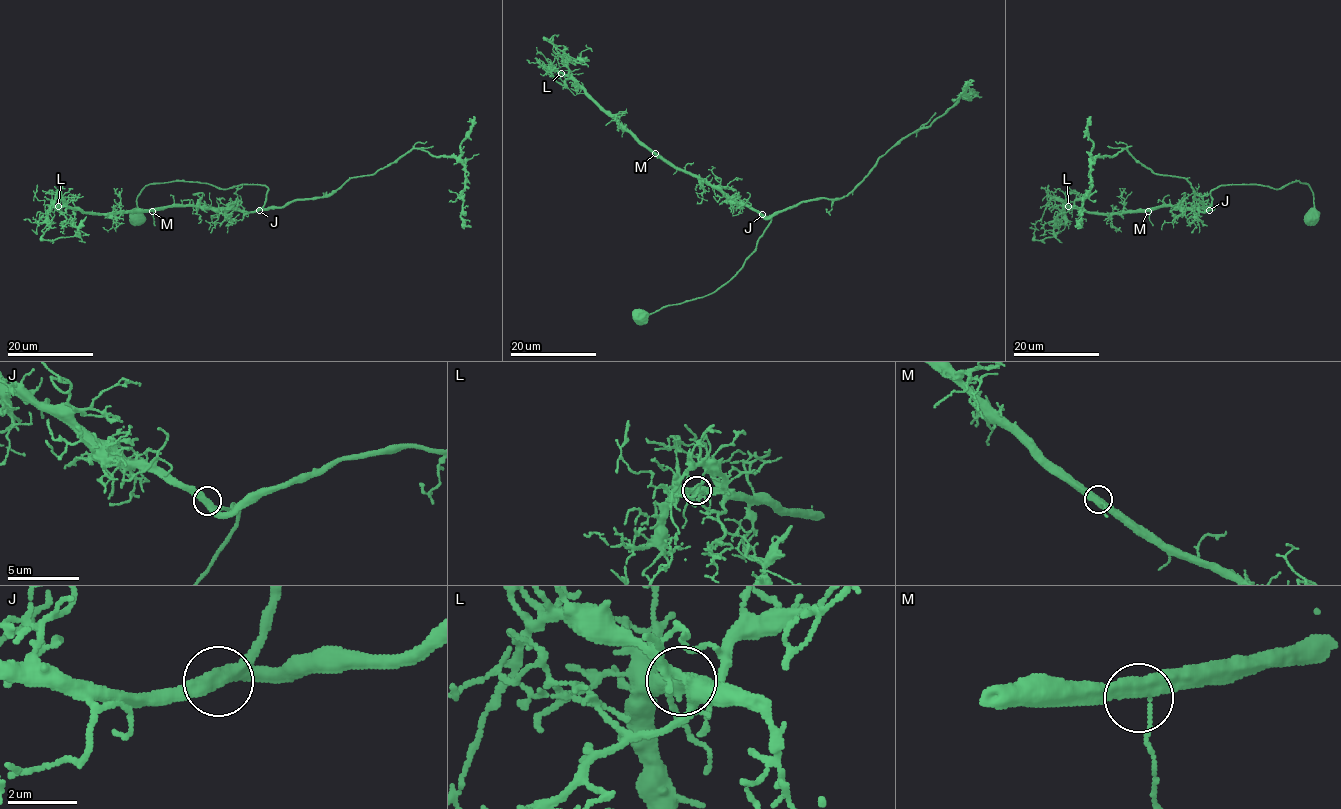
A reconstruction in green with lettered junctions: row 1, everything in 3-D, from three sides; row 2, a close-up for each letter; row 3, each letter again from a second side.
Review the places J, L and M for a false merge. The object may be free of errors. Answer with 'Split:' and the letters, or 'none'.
Split: none

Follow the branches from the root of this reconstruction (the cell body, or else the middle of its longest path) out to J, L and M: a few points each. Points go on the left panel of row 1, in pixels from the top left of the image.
J: (136, 218), (131, 212), (137, 195), (149, 184), (168, 181), (223, 189), (263, 184), (267, 198), (259, 210)
L: (136, 218), (137, 195), (152, 183), (268, 189), (265, 203), (254, 211), (164, 206), (83, 213), (58, 206)
M: (136, 218), (131, 212), (137, 195), (152, 183), (268, 189), (265, 203), (254, 211), (193, 206), (152, 211)

